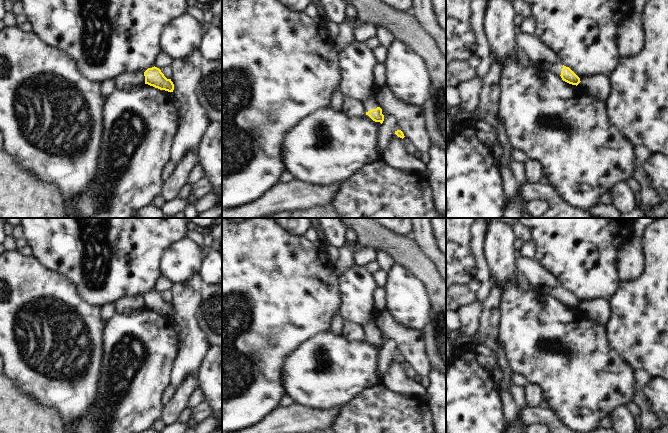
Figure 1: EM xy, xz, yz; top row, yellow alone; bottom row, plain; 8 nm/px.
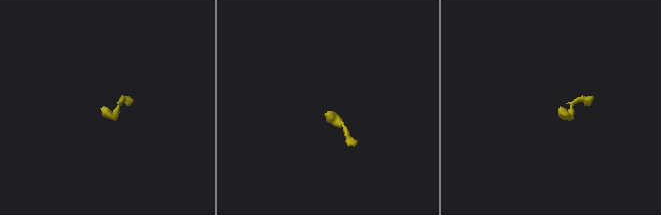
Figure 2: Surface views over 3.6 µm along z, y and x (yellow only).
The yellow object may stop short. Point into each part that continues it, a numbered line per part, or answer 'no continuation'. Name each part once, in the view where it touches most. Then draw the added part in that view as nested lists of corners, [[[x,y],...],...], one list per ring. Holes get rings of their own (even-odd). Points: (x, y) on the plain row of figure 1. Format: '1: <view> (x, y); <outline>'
1: xz (371, 327); [[[369,322],[363,326],[365,335],[368,336],[372,333],[376,333],[378,330],[376,322]]]

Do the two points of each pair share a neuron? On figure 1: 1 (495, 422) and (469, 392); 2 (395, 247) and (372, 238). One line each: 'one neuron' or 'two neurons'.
1: one neuron
2: one neuron

